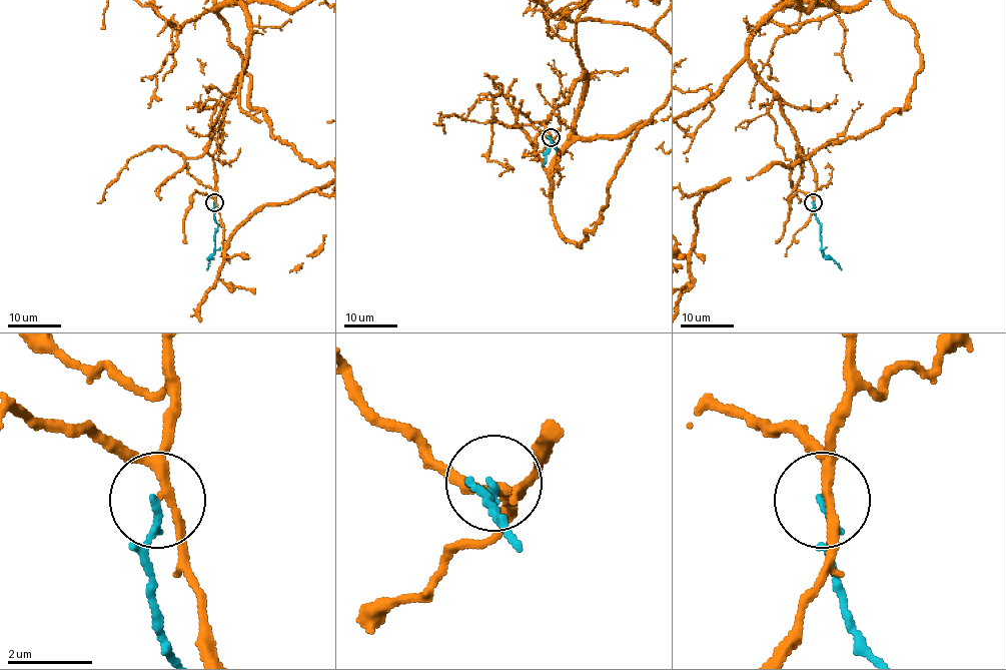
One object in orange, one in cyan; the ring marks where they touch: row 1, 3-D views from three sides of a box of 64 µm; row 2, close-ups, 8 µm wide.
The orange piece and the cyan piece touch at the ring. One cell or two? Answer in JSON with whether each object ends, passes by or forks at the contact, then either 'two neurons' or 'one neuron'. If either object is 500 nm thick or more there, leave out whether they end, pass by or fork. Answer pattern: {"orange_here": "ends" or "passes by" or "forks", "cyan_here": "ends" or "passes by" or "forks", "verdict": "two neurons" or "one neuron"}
{"orange_here": "forks", "cyan_here": "ends", "verdict": "two neurons"}

